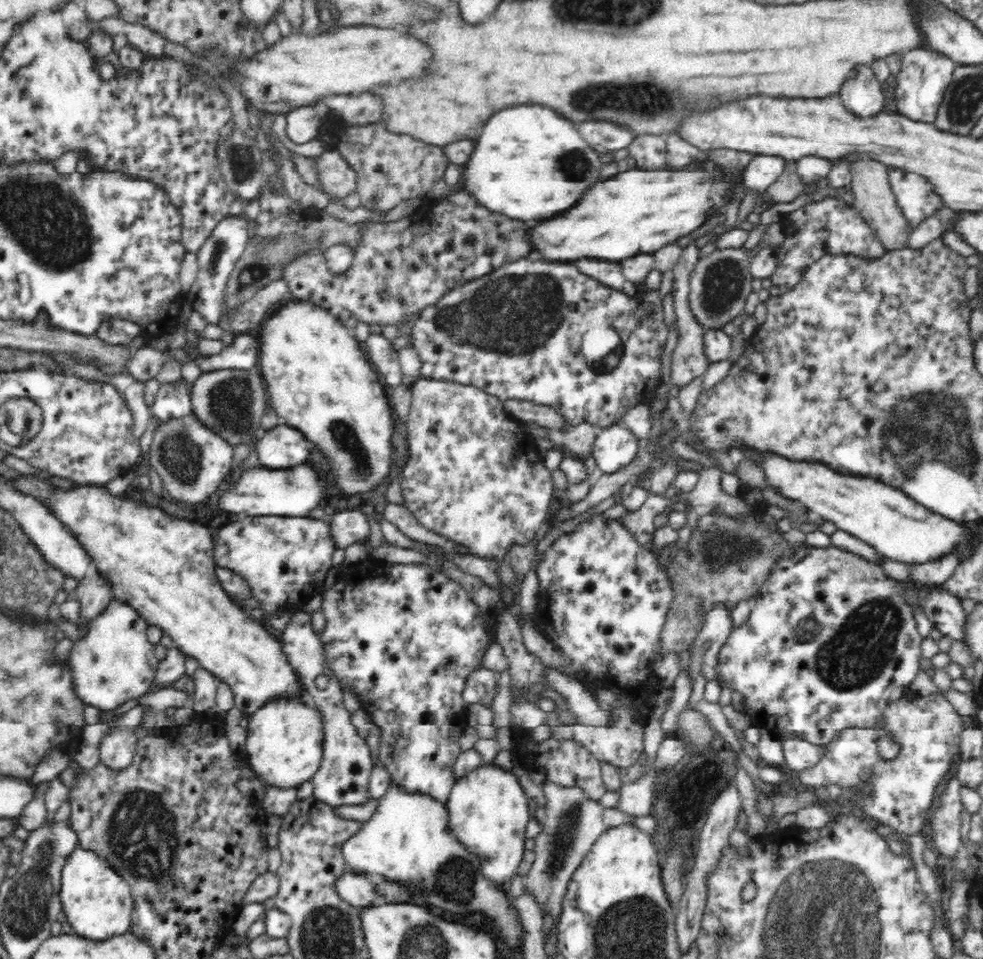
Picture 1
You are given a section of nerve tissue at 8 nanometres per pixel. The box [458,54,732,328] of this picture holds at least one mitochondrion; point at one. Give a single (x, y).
(642, 94)

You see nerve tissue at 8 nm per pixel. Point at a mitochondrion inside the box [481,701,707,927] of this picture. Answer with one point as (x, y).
(560, 843)

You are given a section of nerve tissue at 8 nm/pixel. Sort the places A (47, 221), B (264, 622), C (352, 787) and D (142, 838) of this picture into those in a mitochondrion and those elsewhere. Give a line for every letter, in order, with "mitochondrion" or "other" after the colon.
A: mitochondrion
B: other
C: other
D: mitochondrion

